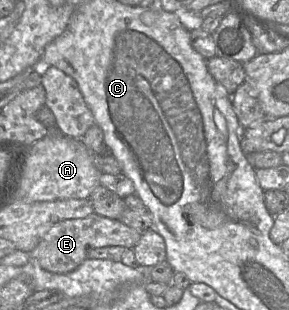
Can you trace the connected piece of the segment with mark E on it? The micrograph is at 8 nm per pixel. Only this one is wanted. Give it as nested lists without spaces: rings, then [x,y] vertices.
[[[93,212],[84,218],[66,219],[55,223],[30,252],[30,256],[44,270],[65,274],[82,264],[89,249],[107,246],[123,246],[133,249],[142,233],[125,225],[119,219],[107,218]]]

